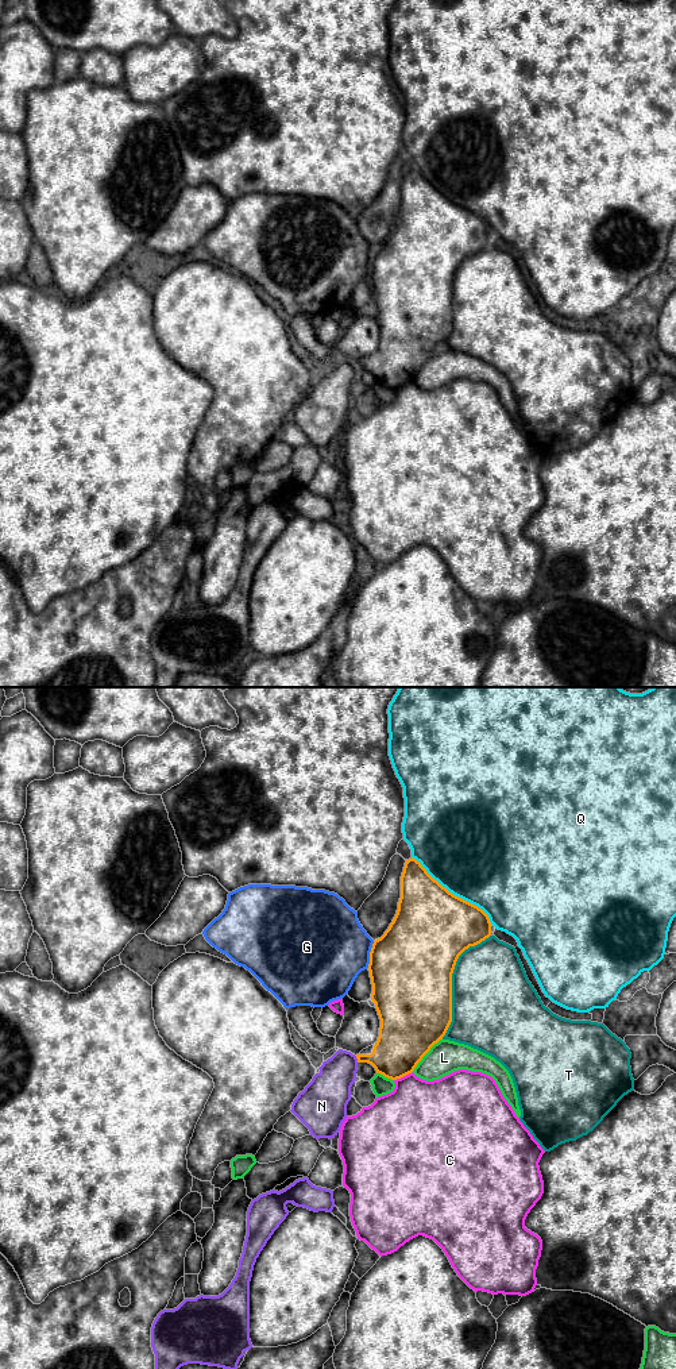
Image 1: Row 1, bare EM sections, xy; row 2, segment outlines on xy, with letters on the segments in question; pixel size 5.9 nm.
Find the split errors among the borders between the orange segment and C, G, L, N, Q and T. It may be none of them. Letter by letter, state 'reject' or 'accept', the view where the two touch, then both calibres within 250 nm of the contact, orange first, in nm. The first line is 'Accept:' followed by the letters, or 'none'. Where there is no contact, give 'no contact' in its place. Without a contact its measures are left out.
Accept: none
C: reject | xy | 320/420 nm
G: reject | xy | 500/460 nm
L: reject | xy | 420/200 nm
N: reject | xy | 280/240 nm
Q: reject | xy | 460/500 nm
T: reject | xy | 480/460 nm

